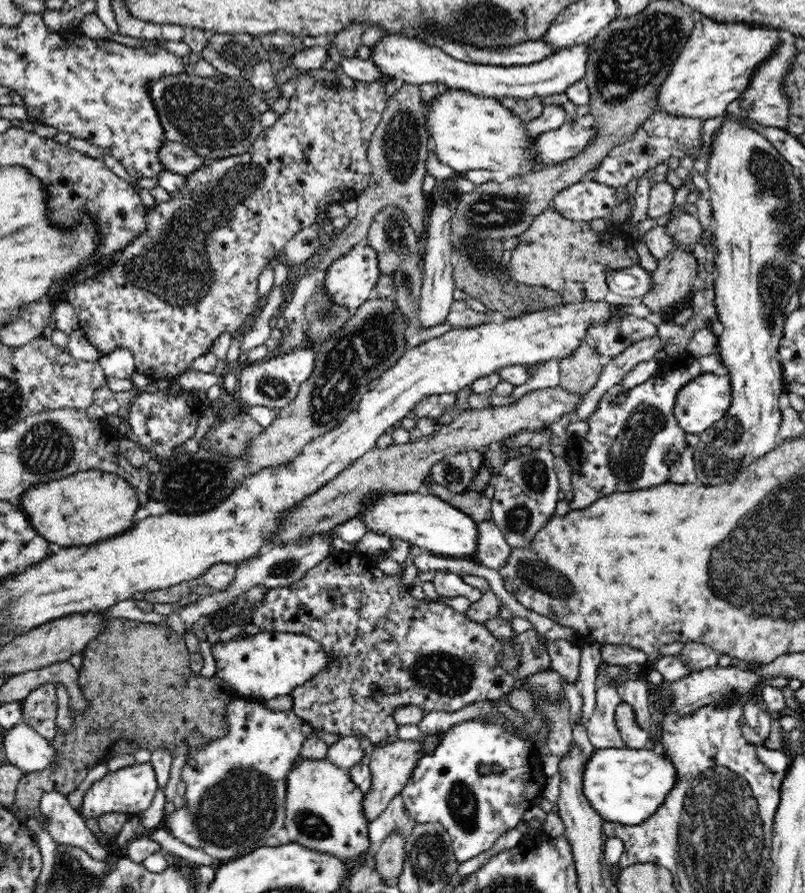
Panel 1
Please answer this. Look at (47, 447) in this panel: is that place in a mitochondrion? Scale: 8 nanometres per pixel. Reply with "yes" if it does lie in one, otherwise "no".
yes

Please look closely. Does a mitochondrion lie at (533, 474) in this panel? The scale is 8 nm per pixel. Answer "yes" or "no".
yes

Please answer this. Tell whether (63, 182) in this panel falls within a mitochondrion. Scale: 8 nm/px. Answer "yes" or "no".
no

